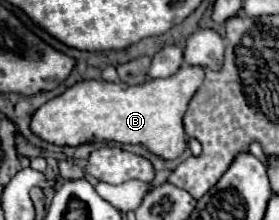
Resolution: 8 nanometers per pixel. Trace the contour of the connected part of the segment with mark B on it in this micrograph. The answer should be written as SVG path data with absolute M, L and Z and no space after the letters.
M181 65L171 77L151 79L139 85L81 81L39 107L31 119L31 131L55 145L77 147L93 141L141 143L155 155L177 159L187 149L183 115L201 83L203 67L193 65Z

